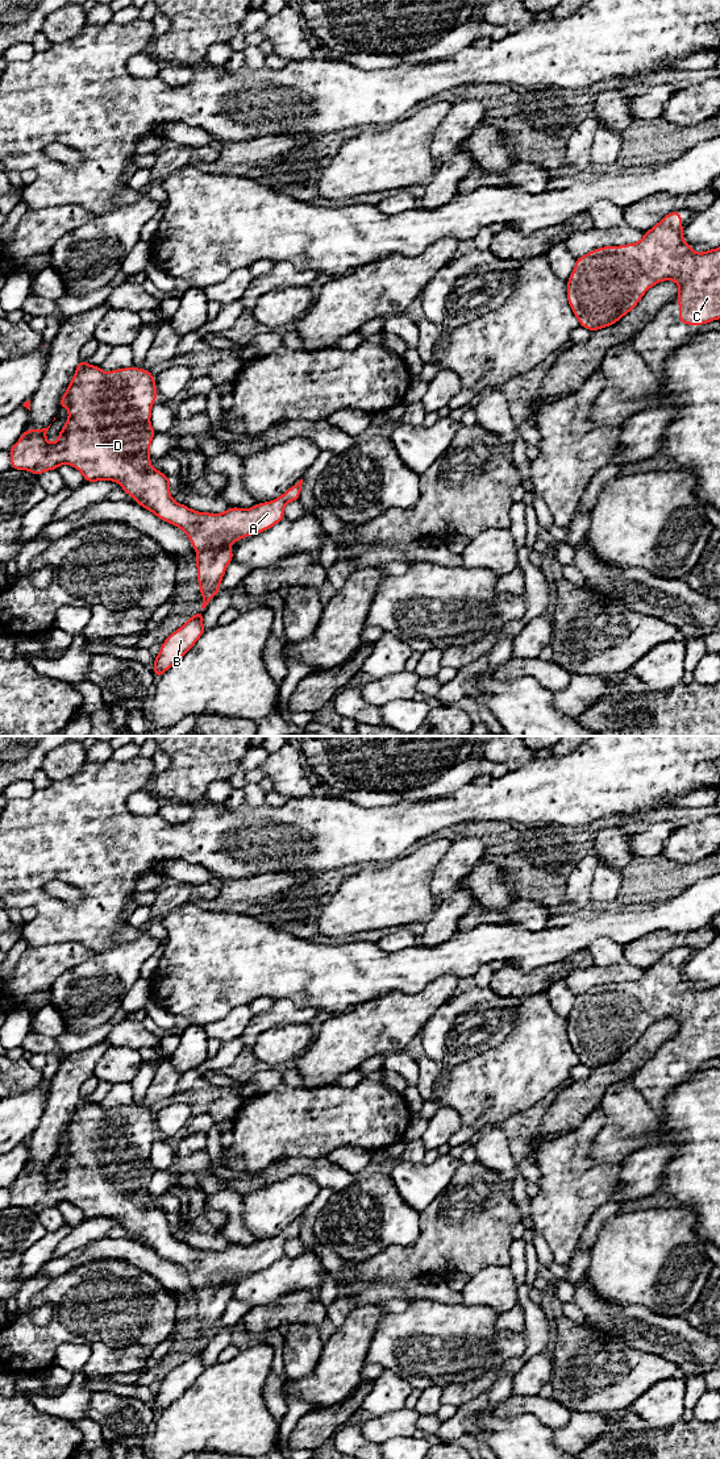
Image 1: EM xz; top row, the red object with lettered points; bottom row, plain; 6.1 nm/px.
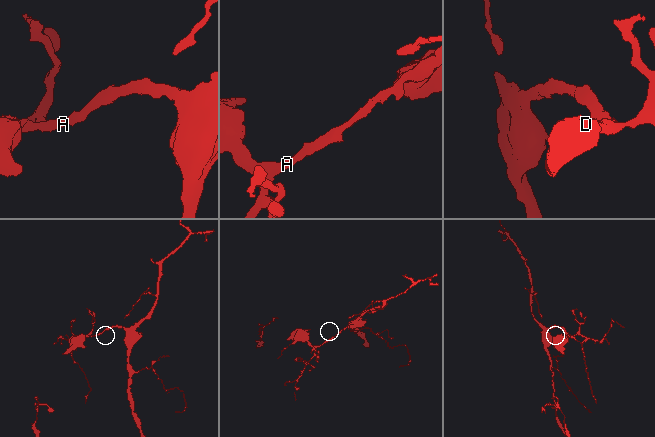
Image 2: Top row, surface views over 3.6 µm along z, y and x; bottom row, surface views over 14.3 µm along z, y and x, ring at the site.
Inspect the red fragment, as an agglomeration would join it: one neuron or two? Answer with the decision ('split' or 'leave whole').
leave whole

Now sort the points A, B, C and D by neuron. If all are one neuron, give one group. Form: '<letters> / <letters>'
A B C D

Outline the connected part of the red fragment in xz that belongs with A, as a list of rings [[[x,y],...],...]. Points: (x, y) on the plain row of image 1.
[[[80,1097],[75,1111],[70,1119],[70,1122],[67,1123],[66,1130],[63,1131],[61,1139],[59,1139],[59,1146],[67,1144],[68,1146],[68,1156],[66,1159],[66,1161],[63,1163],[63,1165],[59,1169],[59,1173],[57,1176],[57,1179],[54,1181],[49,1181],[46,1177],[46,1171],[50,1165],[50,1163],[47,1165],[42,1165],[42,1167],[25,1167],[25,1169],[22,1171],[22,1173],[18,1176],[18,1179],[8,1188],[11,1192],[11,1206],[14,1207],[29,1207],[30,1210],[33,1210],[34,1213],[41,1213],[43,1209],[49,1209],[49,1207],[57,1207],[62,1201],[68,1201],[71,1204],[74,1204],[75,1206],[78,1206],[82,1211],[86,1219],[97,1219],[97,1218],[113,1218],[121,1222],[121,1226],[124,1227],[124,1230],[129,1231],[130,1234],[133,1234],[136,1236],[134,1240],[140,1242],[141,1244],[151,1248],[157,1255],[159,1255],[163,1259],[167,1259],[178,1265],[180,1265],[188,1275],[191,1279],[192,1285],[197,1289],[196,1292],[196,1305],[197,1305],[197,1319],[199,1319],[199,1326],[200,1330],[203,1333],[203,1342],[201,1342],[201,1348],[196,1350],[193,1354],[191,1354],[187,1360],[184,1363],[182,1363],[180,1366],[178,1366],[176,1368],[174,1368],[162,1381],[161,1388],[158,1391],[158,1393],[154,1396],[154,1405],[153,1409],[157,1414],[157,1417],[166,1409],[168,1408],[175,1400],[178,1400],[193,1383],[195,1380],[200,1376],[200,1373],[205,1369],[205,1366],[203,1364],[203,1348],[205,1346],[205,1343],[209,1340],[209,1338],[216,1334],[219,1331],[220,1326],[220,1319],[224,1315],[226,1304],[233,1298],[233,1288],[229,1285],[229,1283],[232,1280],[238,1279],[240,1276],[247,1275],[250,1272],[255,1272],[255,1271],[262,1271],[266,1267],[270,1267],[271,1264],[274,1264],[276,1260],[279,1260],[280,1258],[284,1256],[284,1243],[288,1239],[294,1239],[294,1238],[299,1238],[300,1236],[300,1229],[301,1229],[301,1221],[303,1217],[300,1217],[296,1222],[294,1222],[292,1225],[290,1225],[284,1231],[282,1231],[279,1235],[274,1236],[272,1239],[265,1239],[265,1240],[257,1240],[253,1246],[238,1246],[238,1244],[230,1244],[229,1247],[226,1247],[222,1251],[209,1251],[209,1250],[197,1250],[195,1247],[188,1246],[184,1242],[180,1242],[178,1239],[175,1239],[171,1233],[170,1233],[170,1222],[171,1222],[171,1217],[165,1213],[162,1209],[154,1206],[150,1202],[150,1181],[151,1177],[154,1175],[154,1172],[157,1171],[151,1161],[150,1161],[150,1154],[151,1154],[151,1144],[154,1142],[154,1139],[158,1136],[157,1132],[157,1125],[155,1125],[155,1115],[154,1113],[145,1106],[138,1106],[138,1105],[125,1105],[125,1106],[116,1106],[112,1107],[111,1110],[104,1110],[103,1106],[100,1103],[92,1103],[88,1102],[86,1100],[86,1097]]]

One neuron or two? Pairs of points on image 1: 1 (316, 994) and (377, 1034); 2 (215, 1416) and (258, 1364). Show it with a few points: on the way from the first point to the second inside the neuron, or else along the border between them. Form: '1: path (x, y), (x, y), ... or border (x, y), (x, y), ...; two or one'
1: border (371, 998), (333, 1015); two
2: path (225, 1403), (245, 1378); one

